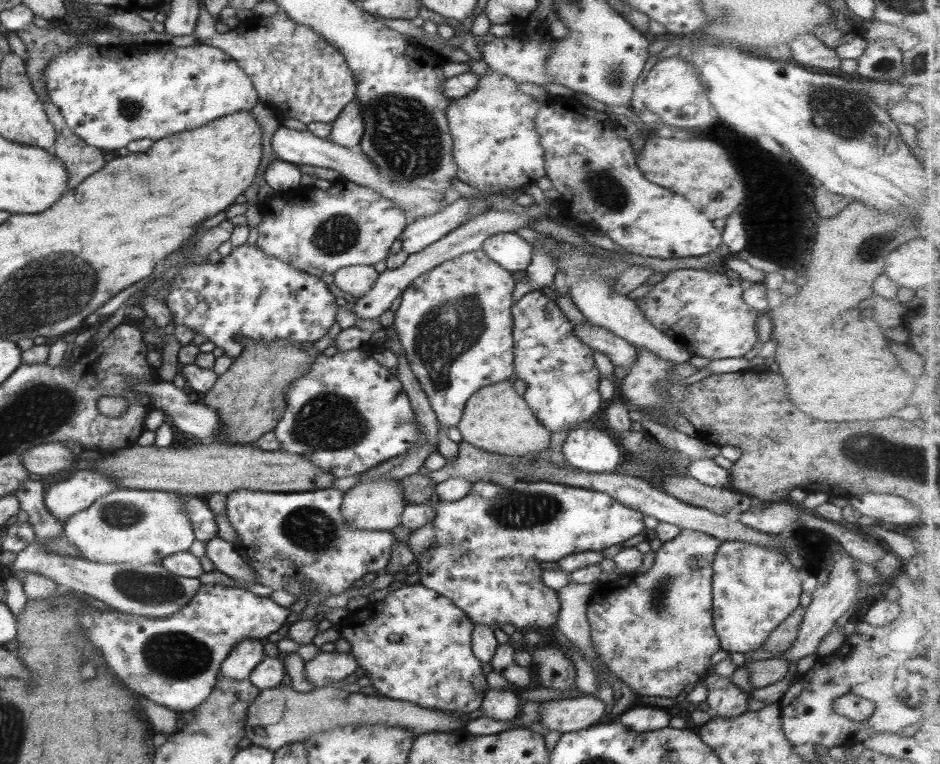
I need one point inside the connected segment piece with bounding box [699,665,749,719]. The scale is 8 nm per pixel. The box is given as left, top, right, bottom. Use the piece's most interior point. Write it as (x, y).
(724, 699)

